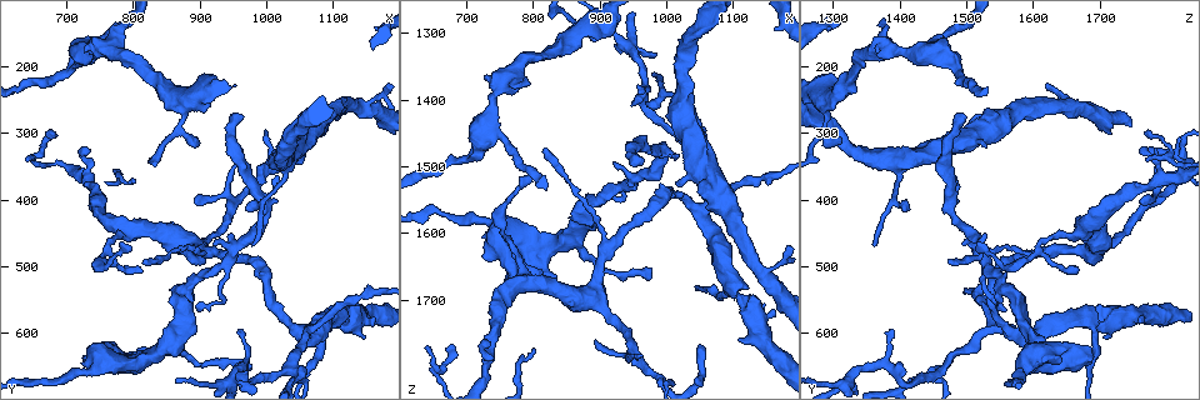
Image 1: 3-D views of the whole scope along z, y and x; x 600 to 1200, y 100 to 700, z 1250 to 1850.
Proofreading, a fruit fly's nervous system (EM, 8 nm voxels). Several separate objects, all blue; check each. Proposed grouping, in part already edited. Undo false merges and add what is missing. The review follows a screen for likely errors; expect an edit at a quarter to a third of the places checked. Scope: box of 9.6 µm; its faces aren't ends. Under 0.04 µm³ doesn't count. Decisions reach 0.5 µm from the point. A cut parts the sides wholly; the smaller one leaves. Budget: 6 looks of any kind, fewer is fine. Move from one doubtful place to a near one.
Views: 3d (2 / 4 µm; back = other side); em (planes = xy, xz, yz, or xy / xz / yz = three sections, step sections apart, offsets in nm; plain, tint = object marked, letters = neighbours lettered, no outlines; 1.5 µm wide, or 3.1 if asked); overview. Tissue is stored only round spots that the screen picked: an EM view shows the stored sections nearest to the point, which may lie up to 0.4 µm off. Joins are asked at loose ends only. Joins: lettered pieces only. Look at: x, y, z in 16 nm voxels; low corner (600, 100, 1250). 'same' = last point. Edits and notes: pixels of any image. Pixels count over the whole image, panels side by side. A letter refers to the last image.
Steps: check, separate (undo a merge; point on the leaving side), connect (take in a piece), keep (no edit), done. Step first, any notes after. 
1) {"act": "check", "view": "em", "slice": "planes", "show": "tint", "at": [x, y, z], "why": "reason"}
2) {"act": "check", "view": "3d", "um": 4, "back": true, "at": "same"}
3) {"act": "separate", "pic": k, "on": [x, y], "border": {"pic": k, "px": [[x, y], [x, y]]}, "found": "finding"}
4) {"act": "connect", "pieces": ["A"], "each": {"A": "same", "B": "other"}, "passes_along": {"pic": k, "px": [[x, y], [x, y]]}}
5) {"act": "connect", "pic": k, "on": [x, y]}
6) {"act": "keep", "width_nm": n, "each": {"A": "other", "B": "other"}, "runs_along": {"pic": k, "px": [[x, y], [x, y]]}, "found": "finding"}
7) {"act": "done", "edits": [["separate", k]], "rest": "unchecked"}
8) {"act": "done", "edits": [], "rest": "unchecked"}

{"act": "check", "view": "3d", "um": 2, "at": [1040, 655, 1460], "why": "four or more arms meet"}

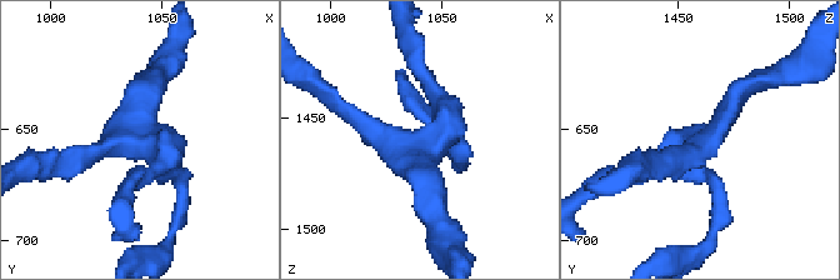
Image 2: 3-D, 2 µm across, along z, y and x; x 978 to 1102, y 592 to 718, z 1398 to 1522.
{"act": "check", "view": "em", "slice": "planes", "show": "tint", "at": [1040, 654, 1465], "arms": 4}

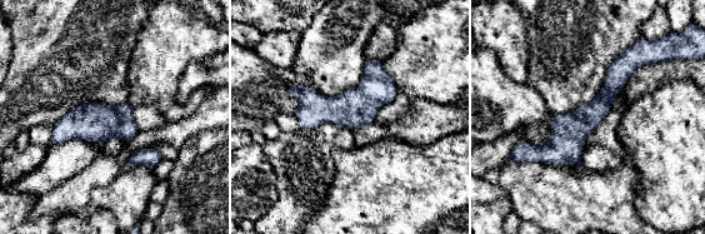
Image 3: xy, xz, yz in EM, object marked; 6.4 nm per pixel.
{"act": "check", "view": "em", "slice": "planes", "show": "letters", "at": "same", "why": "what lies round it"}

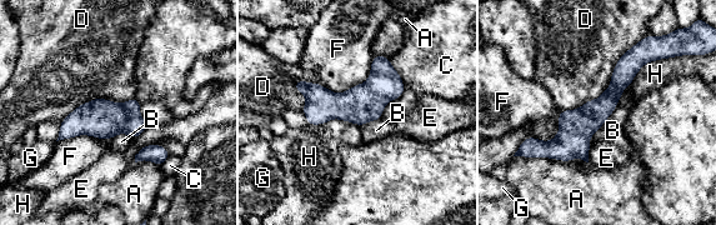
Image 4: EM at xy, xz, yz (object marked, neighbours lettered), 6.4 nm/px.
{"act": "keep", "longest_contact_nm": ["D", 500], "each": {"A": "other", "B": "other", "C": "other", "D": "other", "E": "other", "F": "other", "G": "other", "H": "other"}, "border": {"pic": 4, "px": [[309, 124], [339, 118], [359, 126]]}, "found": "all the same neuron"}

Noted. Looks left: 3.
{"act": "check", "view": "3d", "um": 2, "at": [810, 490, 1470], "why": "end of a long branch"}

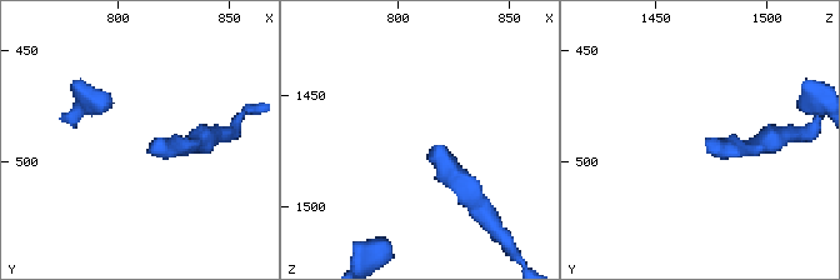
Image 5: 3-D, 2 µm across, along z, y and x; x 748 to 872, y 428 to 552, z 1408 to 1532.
{"act": "check", "view": "em", "slice": "planes", "show": "letters", "at": [815, 494, 1474], "why": "now the EM"}

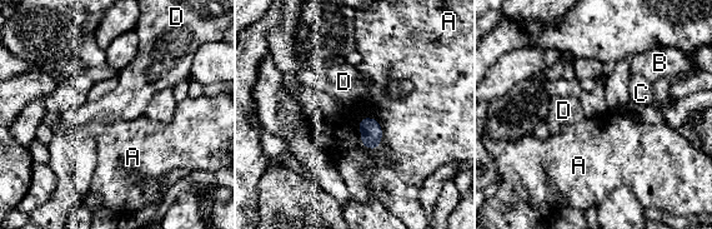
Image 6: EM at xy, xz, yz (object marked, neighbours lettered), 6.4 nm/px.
{"act": "keep", "width_nm": 140, "each": {"A": "other", "B": "other", "C": "other", "D": "other"}, "border": {"pic": 6, "px": [[362, 117], [360, 142], [375, 150]]}, "found": "no lettered piece goes on from it"}

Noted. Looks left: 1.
{"act": "done", "edits": [], "rest": "unchecked"}

